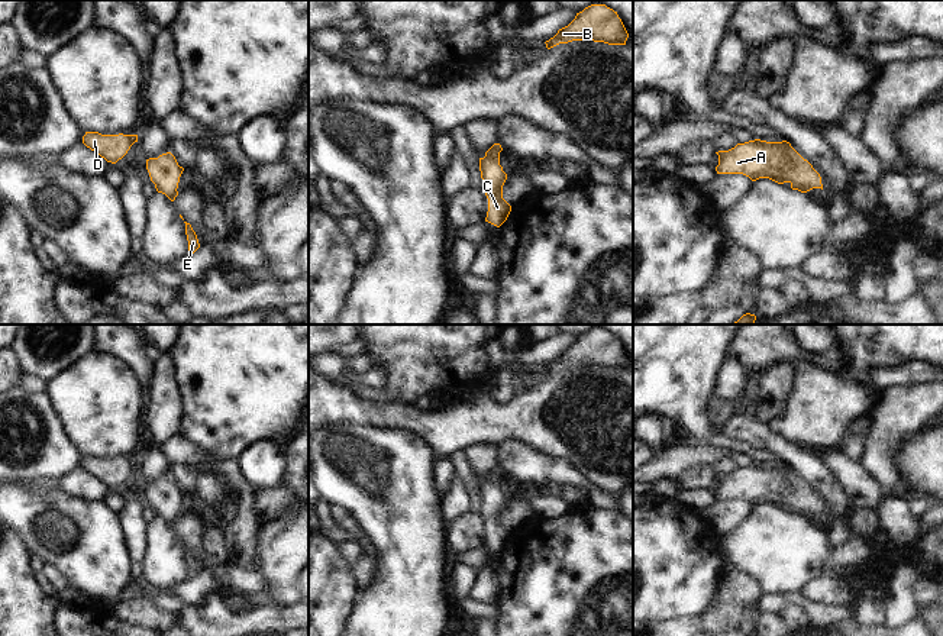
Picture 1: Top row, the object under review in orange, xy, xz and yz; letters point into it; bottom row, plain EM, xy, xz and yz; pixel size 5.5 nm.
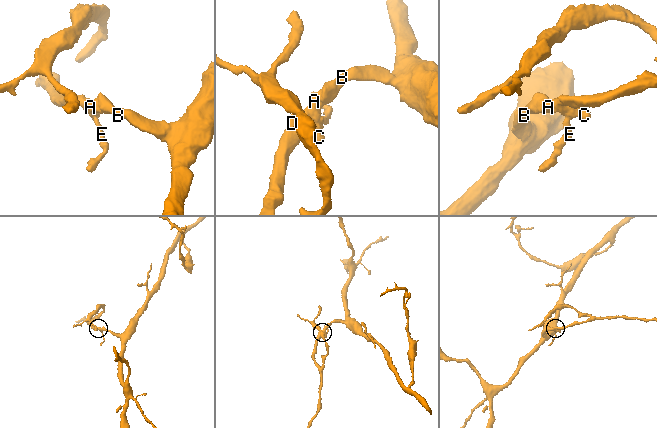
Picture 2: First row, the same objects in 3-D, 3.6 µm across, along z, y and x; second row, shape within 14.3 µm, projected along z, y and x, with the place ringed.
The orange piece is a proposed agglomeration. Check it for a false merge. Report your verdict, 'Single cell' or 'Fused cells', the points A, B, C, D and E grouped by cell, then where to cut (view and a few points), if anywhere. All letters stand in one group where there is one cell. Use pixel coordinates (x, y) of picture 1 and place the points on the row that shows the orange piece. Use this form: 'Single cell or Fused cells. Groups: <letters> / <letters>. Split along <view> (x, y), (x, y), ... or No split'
Single cell. Groups: A B C D E. No split

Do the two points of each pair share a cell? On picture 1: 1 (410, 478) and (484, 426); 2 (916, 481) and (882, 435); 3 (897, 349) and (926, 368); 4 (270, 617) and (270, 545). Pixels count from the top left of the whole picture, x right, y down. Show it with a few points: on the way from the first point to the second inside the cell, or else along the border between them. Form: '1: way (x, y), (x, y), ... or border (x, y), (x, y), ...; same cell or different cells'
1: border (416, 433), (441, 458); different cells
2: border (919, 428), (910, 429), (894, 449), (901, 484); different cells
3: border (927, 361), (908, 360), (900, 365), (881, 368); different cells
4: border (293, 604), (283, 607); different cells

